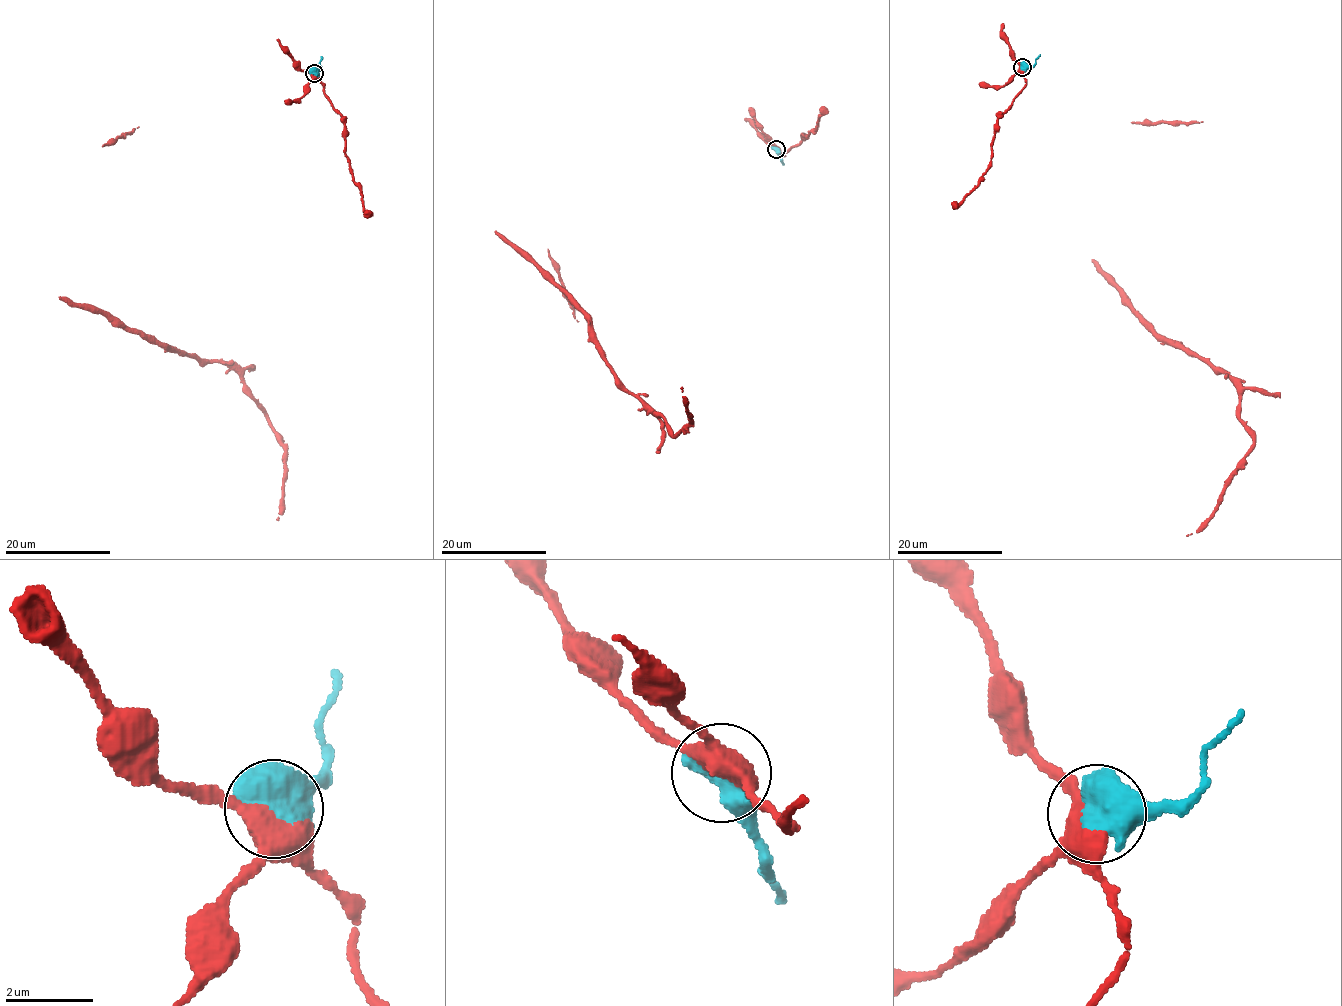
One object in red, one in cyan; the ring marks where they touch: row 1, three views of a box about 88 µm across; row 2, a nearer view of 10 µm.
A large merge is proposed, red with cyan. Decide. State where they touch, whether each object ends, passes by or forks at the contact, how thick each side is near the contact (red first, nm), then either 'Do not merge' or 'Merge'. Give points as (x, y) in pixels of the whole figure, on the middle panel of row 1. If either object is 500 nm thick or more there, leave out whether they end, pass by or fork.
Place: (776, 149). Thickness 420 nm (red) against 850 nm. Do not merge

